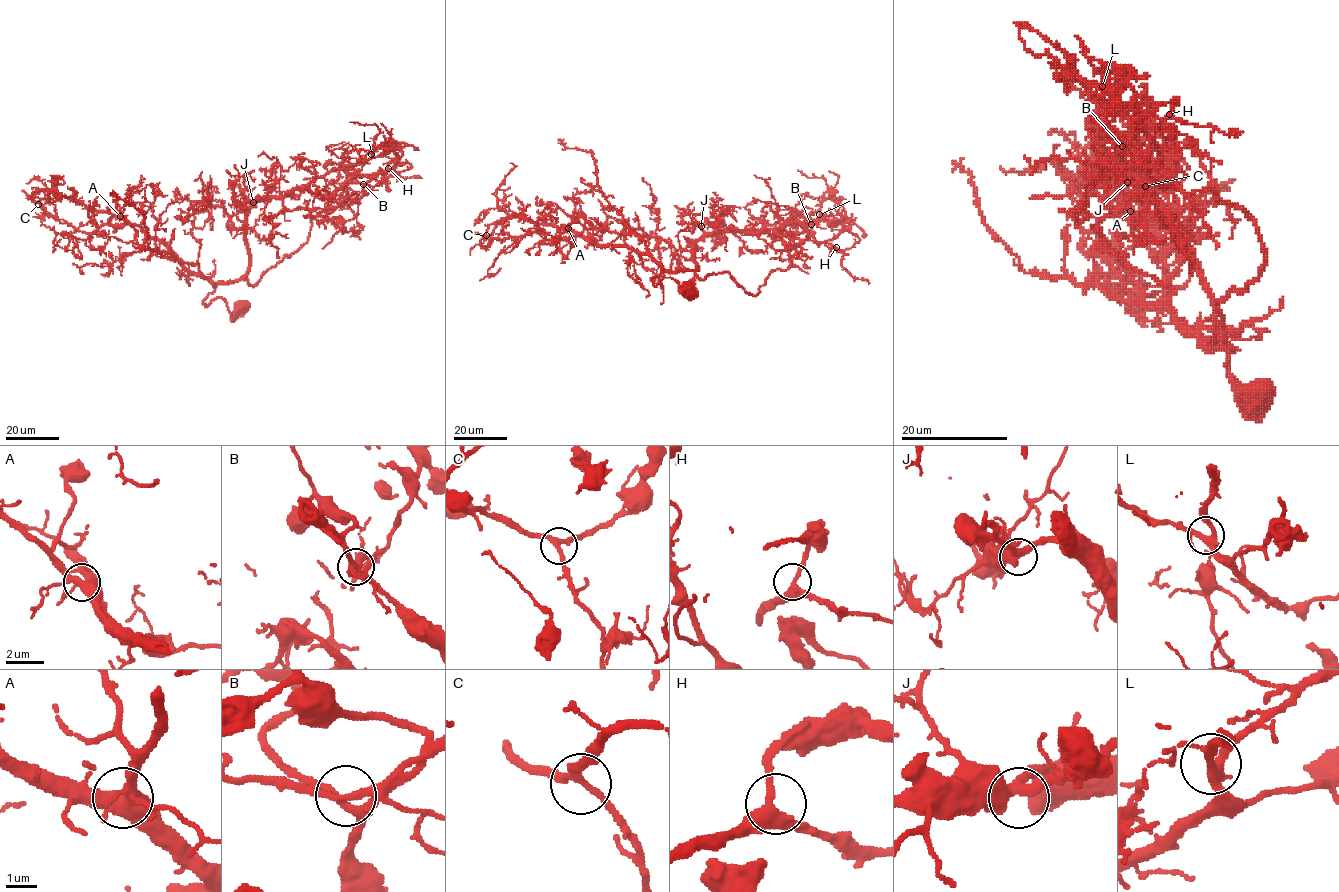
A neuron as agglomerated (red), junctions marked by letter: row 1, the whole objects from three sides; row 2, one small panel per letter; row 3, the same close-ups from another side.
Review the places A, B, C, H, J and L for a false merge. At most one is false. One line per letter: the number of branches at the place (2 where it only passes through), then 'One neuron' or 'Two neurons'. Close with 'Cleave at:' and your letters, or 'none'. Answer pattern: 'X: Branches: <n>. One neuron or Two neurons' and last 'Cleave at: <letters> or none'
A: Branches: 5. One neuron
B: Branches: 4. One neuron
C: Branches: 3. One neuron
H: Branches: 3. One neuron
J: Branches: 3. One neuron
L: Branches: 3. One neuron
Cleave at: none

